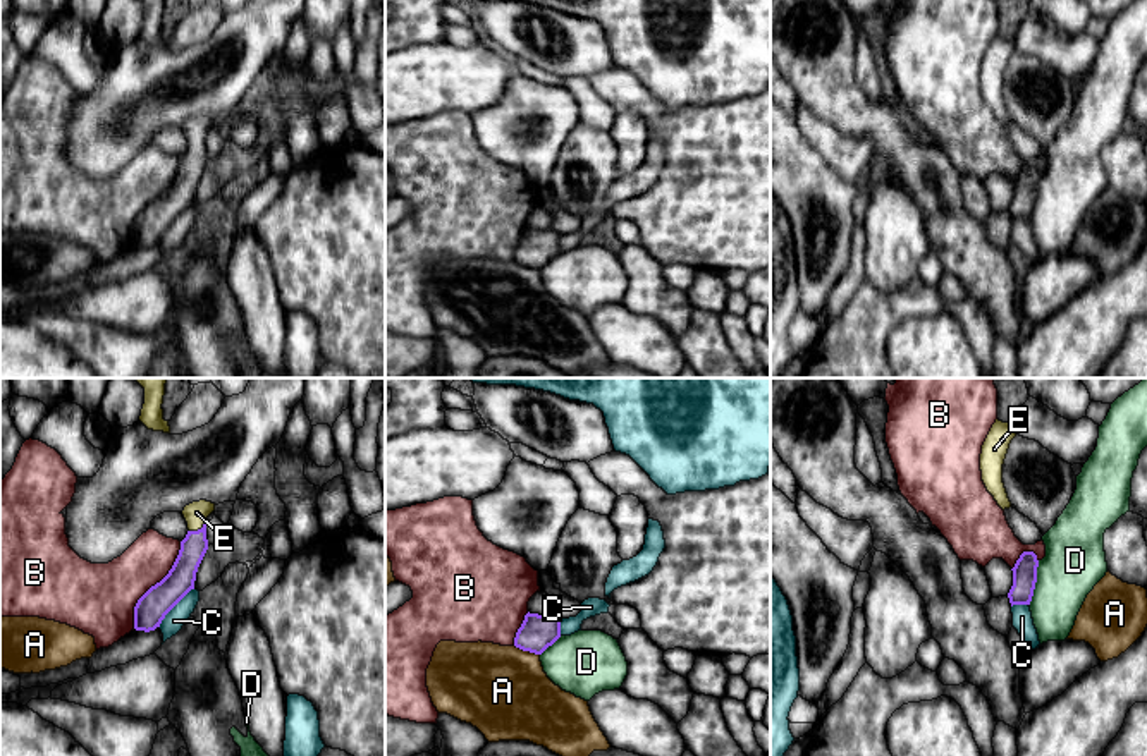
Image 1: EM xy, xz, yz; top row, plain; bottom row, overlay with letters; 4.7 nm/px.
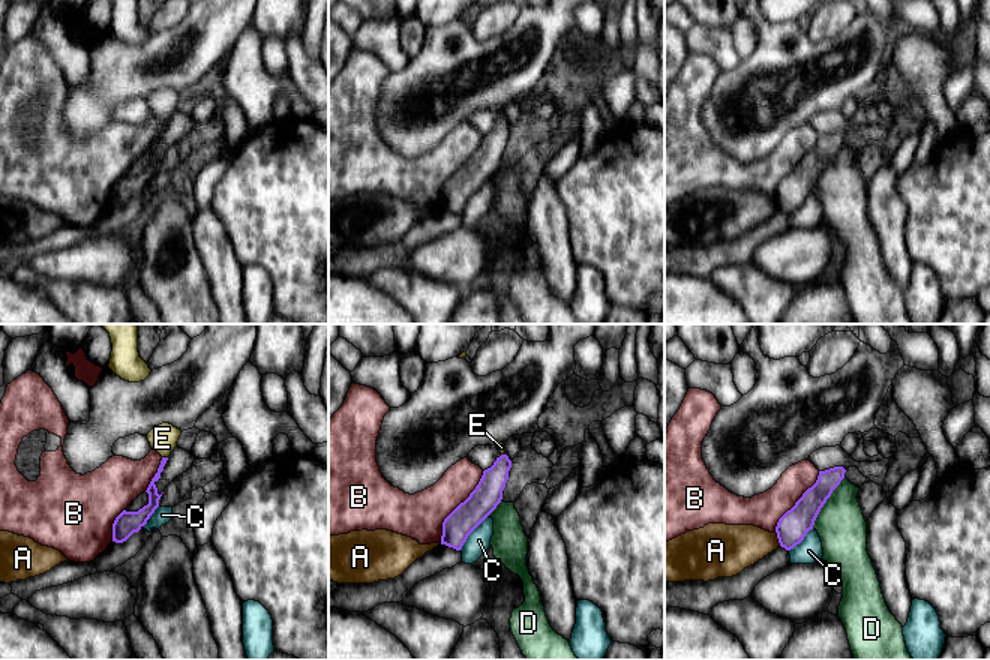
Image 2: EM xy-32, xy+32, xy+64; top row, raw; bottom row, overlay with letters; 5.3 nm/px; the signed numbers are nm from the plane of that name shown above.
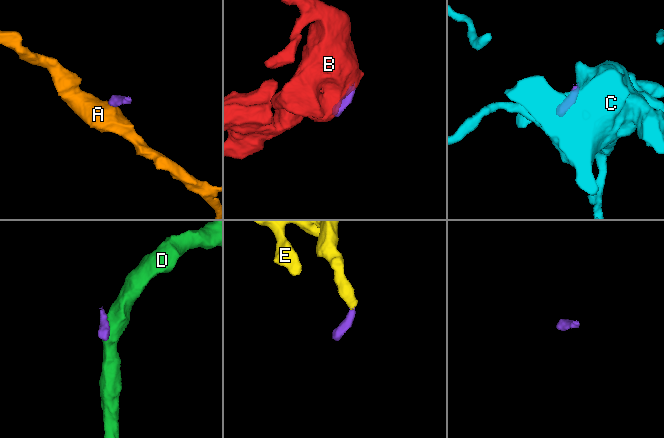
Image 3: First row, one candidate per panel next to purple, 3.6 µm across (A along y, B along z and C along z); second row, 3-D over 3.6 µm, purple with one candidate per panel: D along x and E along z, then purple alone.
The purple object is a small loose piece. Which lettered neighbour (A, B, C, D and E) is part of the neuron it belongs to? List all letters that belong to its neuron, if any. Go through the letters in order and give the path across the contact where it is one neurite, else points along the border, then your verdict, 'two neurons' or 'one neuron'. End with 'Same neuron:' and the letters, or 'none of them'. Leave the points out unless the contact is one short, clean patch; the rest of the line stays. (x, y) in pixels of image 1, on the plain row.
A: border xz (515, 260), (539, 270); two neurons
B: two neurons
C: border xy (193, 203), (159, 241); two neurons
D: border yz (1039, 176), (1034, 210), (1029, 220); two neurons
E: way xy (181, 193), (198, 145), (196, 128); one neuron
Same neuron: E

